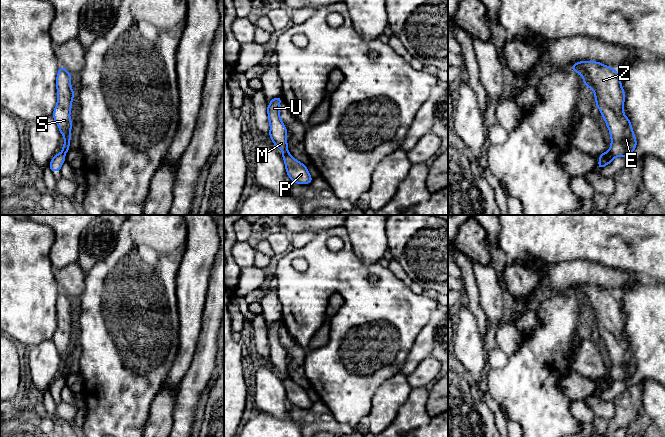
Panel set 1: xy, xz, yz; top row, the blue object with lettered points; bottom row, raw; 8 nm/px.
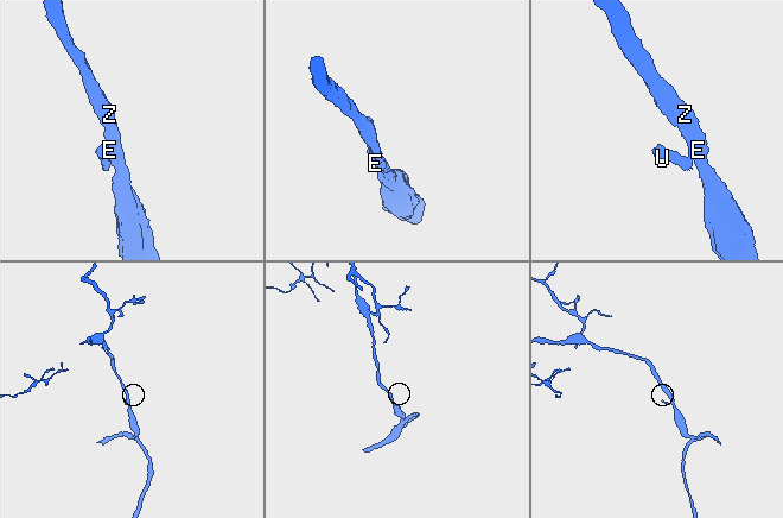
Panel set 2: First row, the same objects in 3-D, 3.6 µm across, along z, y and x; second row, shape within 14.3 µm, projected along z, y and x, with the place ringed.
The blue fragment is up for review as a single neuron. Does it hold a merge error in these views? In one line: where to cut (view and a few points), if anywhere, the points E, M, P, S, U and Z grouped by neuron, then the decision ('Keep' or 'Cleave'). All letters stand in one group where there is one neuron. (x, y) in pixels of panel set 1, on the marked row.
Split along yz (608, 152), (614, 156). Groups: E P S Z / M U. Cleave

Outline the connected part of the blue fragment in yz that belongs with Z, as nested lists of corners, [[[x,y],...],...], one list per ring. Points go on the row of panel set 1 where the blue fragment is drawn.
[[[596,61],[577,62],[571,68],[582,76],[585,86],[594,92],[596,107],[610,132],[609,153],[614,157],[629,157],[637,141],[631,122],[624,115],[625,91],[617,70]]]

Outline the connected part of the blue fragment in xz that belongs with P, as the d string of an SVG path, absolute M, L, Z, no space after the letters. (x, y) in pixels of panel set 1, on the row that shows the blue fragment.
M287 154L283 157L285 162L285 169L287 175L290 177L292 182L298 184L310 184L312 177L310 176L307 166L297 161L291 154Z

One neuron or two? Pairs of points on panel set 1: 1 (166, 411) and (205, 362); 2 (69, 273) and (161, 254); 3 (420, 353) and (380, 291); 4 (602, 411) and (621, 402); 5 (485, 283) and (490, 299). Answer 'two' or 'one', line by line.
1: two
2: two
3: two
4: two
5: one

